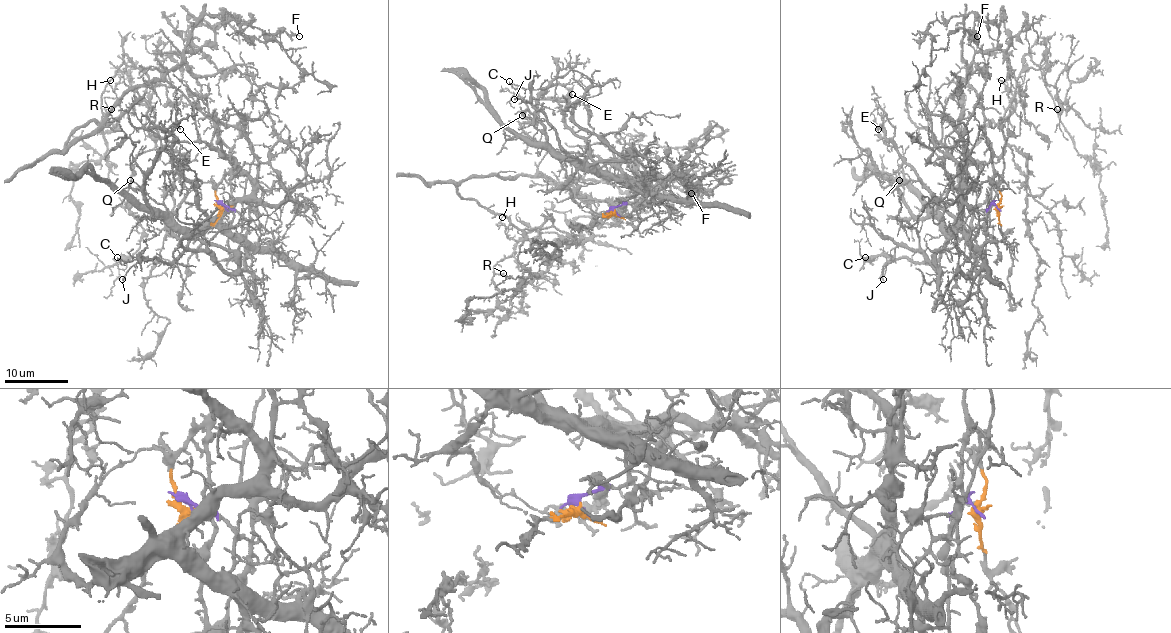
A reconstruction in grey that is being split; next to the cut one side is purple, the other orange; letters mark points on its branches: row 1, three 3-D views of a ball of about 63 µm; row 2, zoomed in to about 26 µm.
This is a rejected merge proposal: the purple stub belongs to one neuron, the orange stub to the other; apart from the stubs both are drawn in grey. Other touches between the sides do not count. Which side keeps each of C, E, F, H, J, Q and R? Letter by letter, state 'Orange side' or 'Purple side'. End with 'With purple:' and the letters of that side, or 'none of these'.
C: Purple side
E: Purple side
F: Orange side
H: Orange side
J: Purple side
Q: Purple side
R: Orange side
With purple: C, E, J, Q

